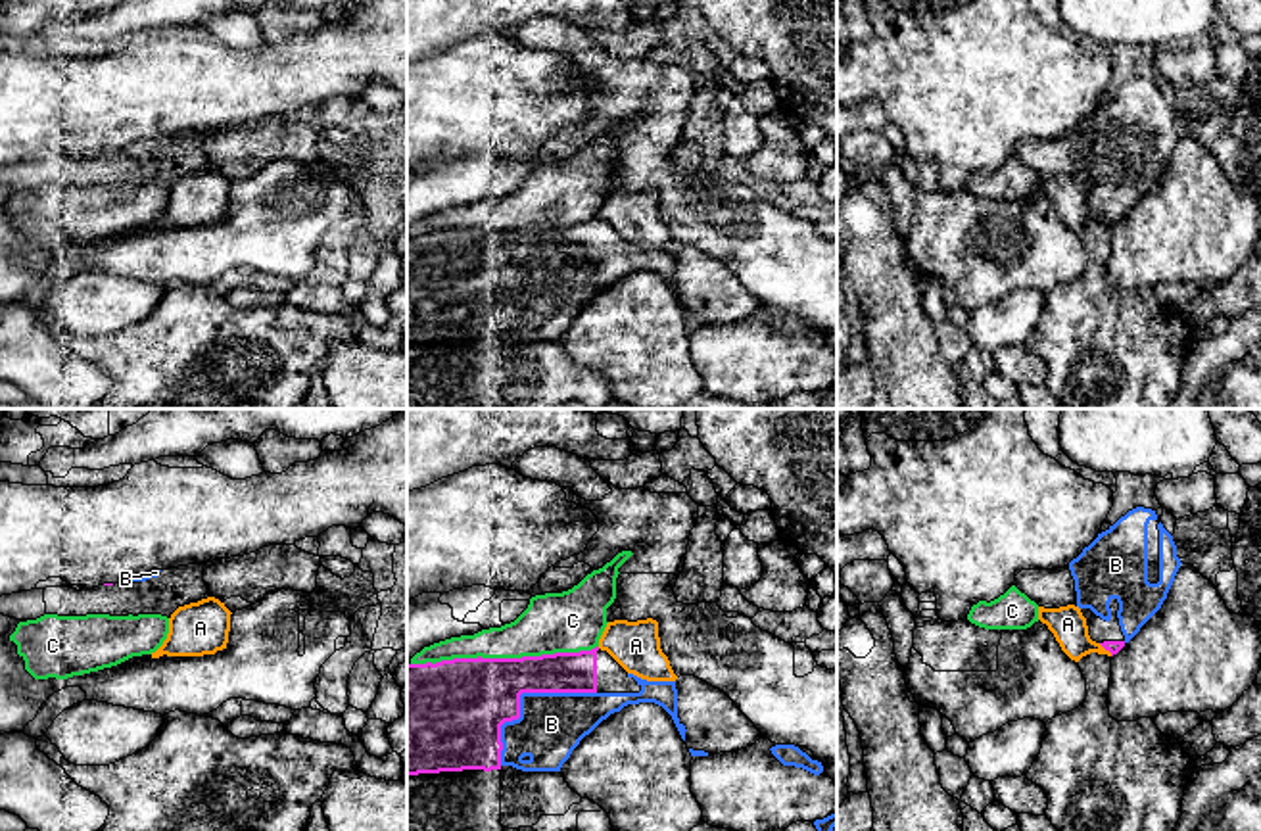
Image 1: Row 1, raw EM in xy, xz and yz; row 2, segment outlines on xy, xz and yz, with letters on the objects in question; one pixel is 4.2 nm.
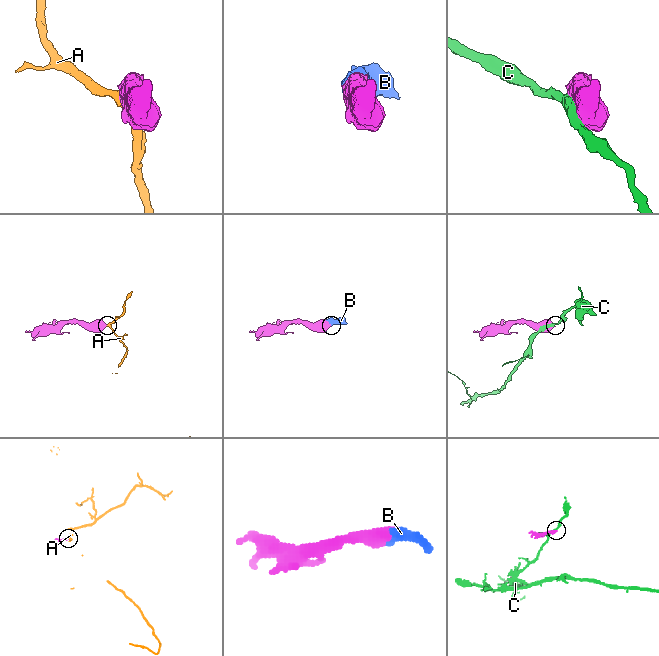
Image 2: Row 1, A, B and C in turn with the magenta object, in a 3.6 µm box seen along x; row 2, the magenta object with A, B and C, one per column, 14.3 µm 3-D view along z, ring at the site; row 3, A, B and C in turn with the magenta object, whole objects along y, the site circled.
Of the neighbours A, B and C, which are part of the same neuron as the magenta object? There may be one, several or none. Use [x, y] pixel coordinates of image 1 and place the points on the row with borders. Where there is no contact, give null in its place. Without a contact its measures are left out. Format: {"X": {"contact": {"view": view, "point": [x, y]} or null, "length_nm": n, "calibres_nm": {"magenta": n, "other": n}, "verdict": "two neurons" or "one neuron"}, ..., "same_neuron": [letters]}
{"A": {"contact": {"view": "yz", "point": [1106, 649]}, "length_nm": 80, "calibres_nm": {"magenta": 60, "other": 150}, "verdict": "two neurons"}, "B": {"contact": {"view": "xz", "point": [519, 697]}, "length_nm": 500, "calibres_nm": {"magenta": 380, "other": 280}, "verdict": "one neuron"}, "C": {"contact": {"view": "xz", "point": [503, 659]}, "length_nm": 800, "calibres_nm": {"magenta": 380, "other": 240}, "verdict": "two neurons"}, "same_neuron": ["B"]}

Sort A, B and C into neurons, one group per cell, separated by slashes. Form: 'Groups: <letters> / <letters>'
Groups: A / B / C

